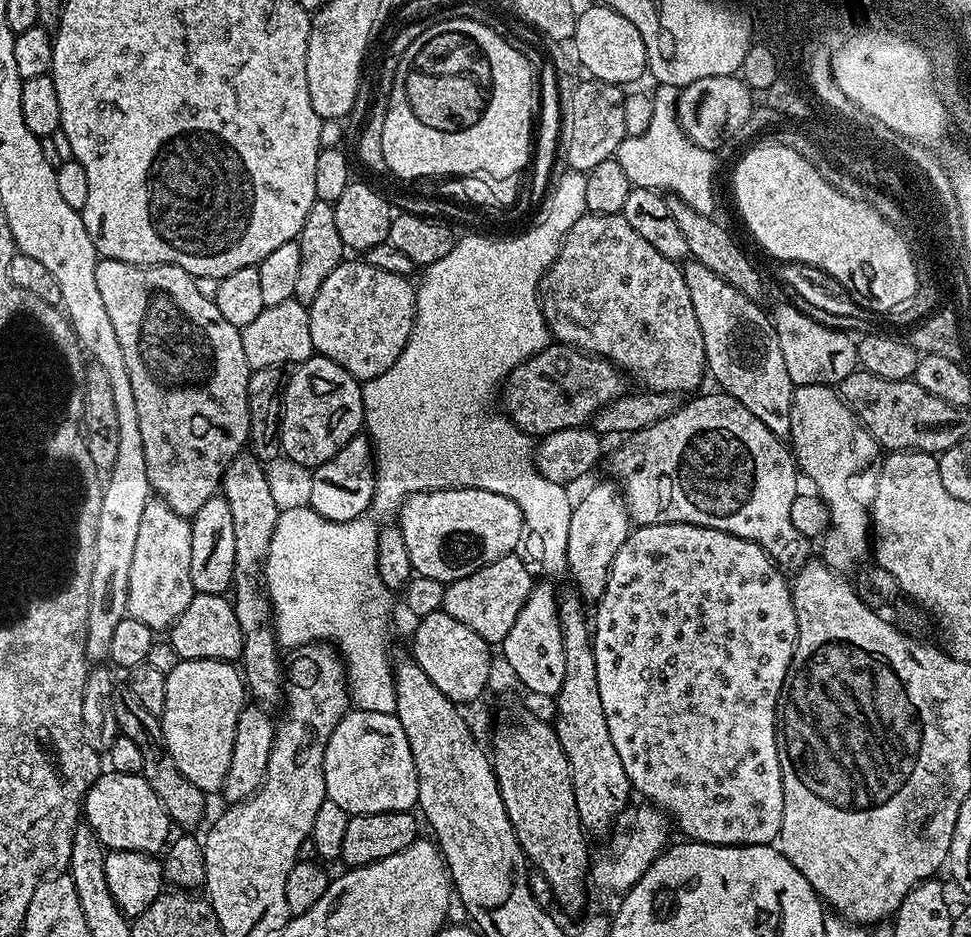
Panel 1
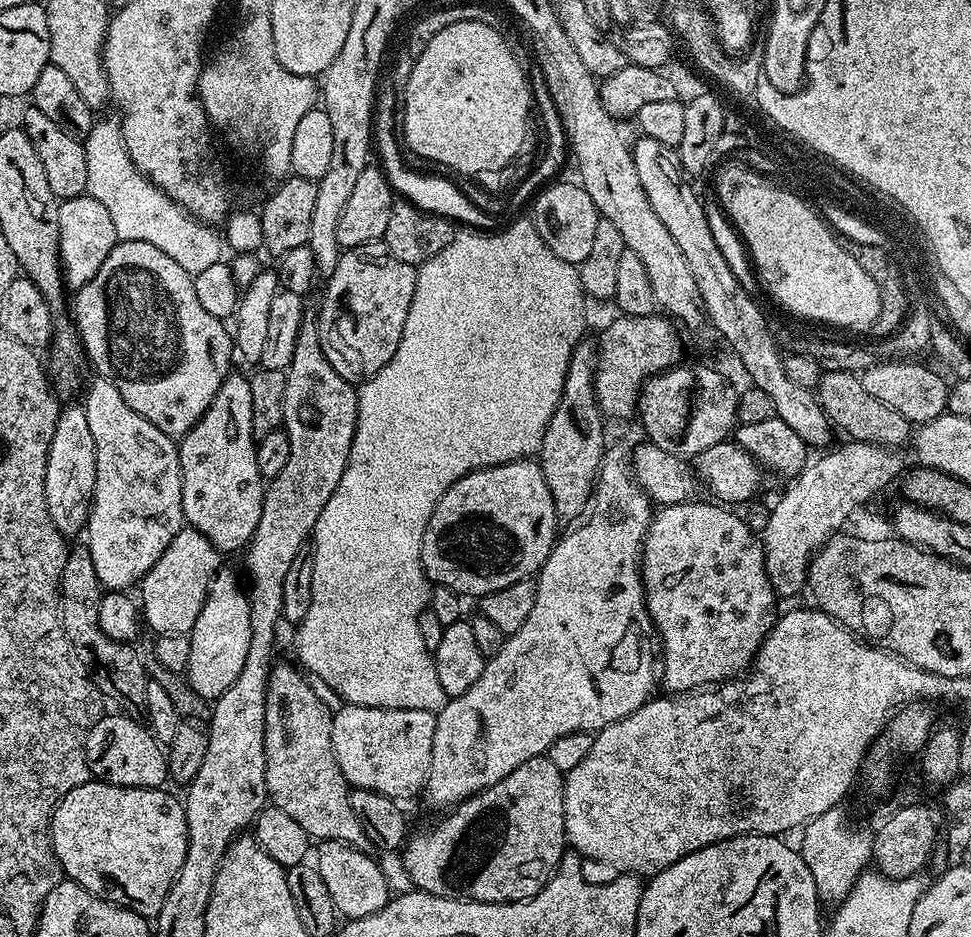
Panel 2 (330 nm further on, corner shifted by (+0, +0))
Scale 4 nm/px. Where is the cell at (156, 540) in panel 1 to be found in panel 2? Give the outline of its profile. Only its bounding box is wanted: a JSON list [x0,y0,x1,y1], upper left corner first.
[82,374,185,590]

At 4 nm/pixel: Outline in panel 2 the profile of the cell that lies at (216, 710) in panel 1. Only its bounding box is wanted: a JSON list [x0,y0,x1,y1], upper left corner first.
[186,566,251,701]

